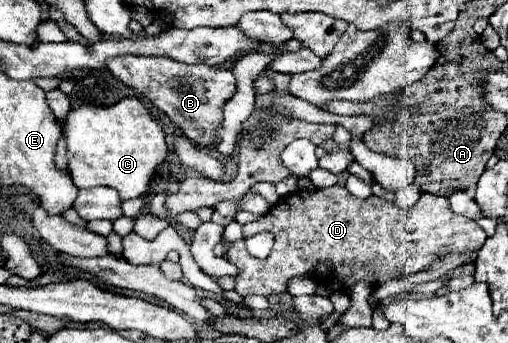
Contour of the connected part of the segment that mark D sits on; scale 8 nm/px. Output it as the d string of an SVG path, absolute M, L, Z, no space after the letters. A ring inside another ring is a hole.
M335 184L331 188L315 188L315 190L297 190L289 196L283 196L267 214L259 216L255 222L247 222L243 226L243 238L255 236L259 232L273 232L275 244L271 254L265 260L253 258L243 240L237 240L227 256L229 262L239 268L237 274L237 294L249 296L249 294L279 294L287 290L287 284L291 278L299 276L311 276L317 284L329 284L337 292L349 292L349 288L357 282L365 282L369 288L379 288L389 280L401 280L407 278L407 274L421 272L427 266L433 266L443 256L467 256L481 248L487 234L469 218L459 216L451 210L449 198L439 194L423 194L415 206L409 210L399 208L395 202L383 200L379 196L369 196L365 200L355 198L345 186ZM325 264L329 266L329 274L321 276L317 272L317 266Z

